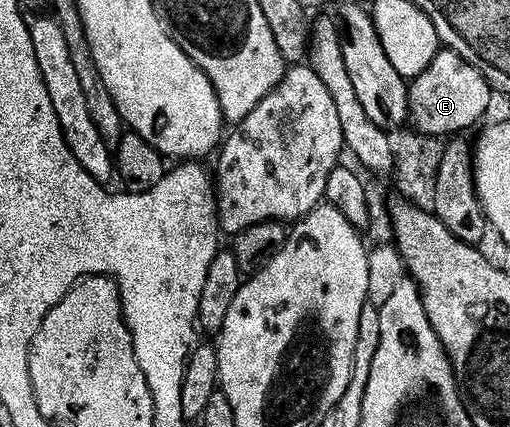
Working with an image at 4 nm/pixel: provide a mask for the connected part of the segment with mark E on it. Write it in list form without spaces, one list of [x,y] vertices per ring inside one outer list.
[[[439,50],[437,57],[408,87],[408,119],[417,134],[427,137],[454,137],[466,133],[486,115],[492,86],[489,80],[456,52]]]

